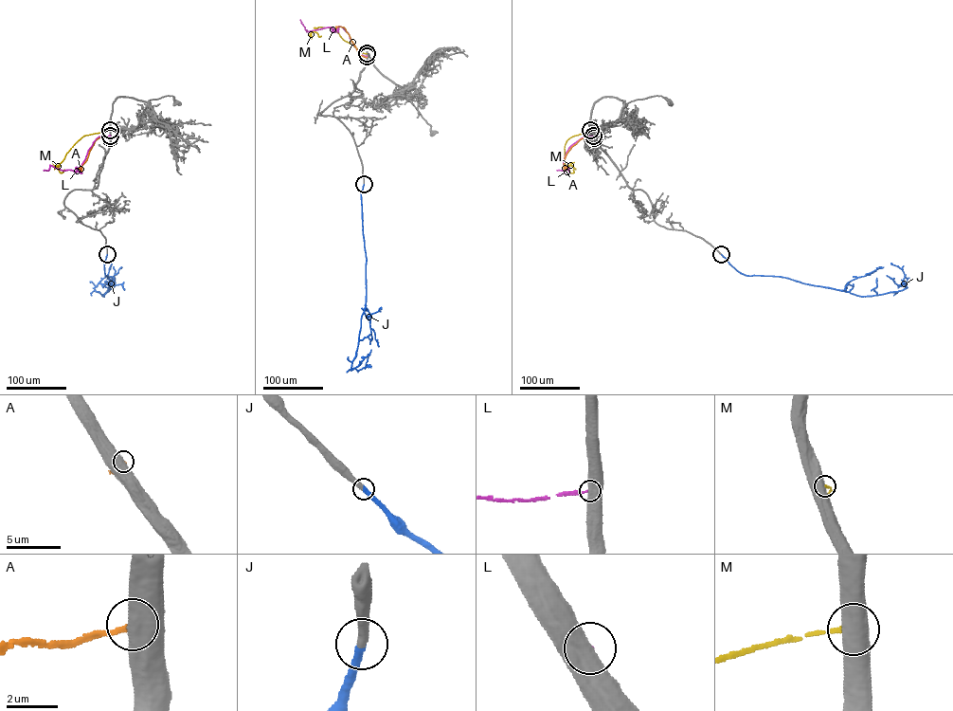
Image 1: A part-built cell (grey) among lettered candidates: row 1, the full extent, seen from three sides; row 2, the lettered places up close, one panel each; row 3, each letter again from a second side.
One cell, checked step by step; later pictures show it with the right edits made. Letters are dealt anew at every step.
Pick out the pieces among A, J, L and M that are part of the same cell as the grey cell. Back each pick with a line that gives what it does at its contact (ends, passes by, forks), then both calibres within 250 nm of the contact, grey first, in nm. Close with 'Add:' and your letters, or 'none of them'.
J: it ends | 360/360 nm
Add: J

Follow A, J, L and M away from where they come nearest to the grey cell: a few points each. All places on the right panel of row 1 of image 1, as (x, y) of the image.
A: (594, 137), (582, 138), (571, 147), (565, 158), (565, 169), (566, 166)
J: (721, 254), (746, 275), (784, 277), (862, 296), (907, 287), (902, 269), (890, 264)
L: (593, 136), (581, 138), (568, 148), (563, 163), (566, 173), (564, 170), (568, 165), (566, 171), (556, 170)
M: (590, 130), (573, 136), (565, 145), (564, 162), (569, 173), (574, 173), (573, 170)

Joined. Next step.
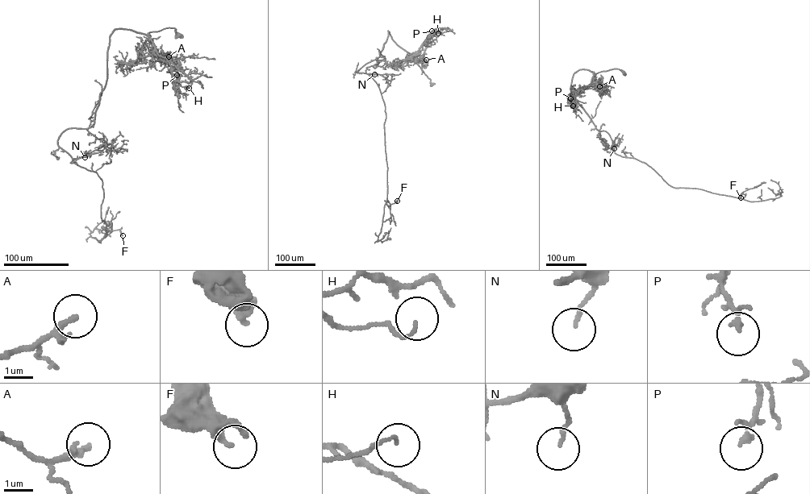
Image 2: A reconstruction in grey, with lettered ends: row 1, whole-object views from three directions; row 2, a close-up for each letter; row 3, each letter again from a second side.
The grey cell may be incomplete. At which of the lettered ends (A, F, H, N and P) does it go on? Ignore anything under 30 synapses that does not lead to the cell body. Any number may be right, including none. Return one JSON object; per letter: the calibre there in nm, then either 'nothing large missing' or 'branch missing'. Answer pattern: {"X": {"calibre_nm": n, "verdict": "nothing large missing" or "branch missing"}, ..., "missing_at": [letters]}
{"A": {"calibre_nm": 220, "verdict": "nothing large missing"}, "F": {"calibre_nm": 180, "verdict": "nothing large missing"}, "H": {"calibre_nm": 90, "verdict": "nothing large missing"}, "N": {"calibre_nm": 110, "verdict": "nothing large missing"}, "P": {"calibre_nm": 140, "verdict": "nothing large missing"}, "missing_at": []}

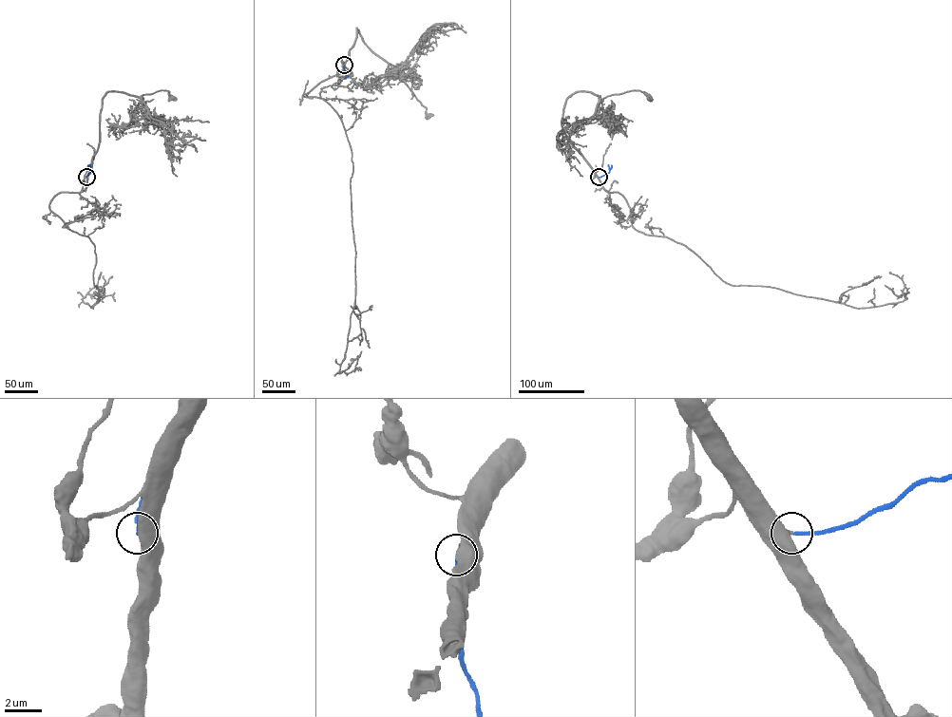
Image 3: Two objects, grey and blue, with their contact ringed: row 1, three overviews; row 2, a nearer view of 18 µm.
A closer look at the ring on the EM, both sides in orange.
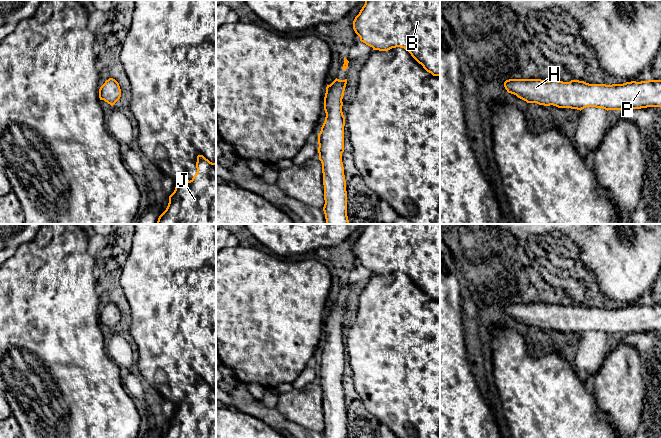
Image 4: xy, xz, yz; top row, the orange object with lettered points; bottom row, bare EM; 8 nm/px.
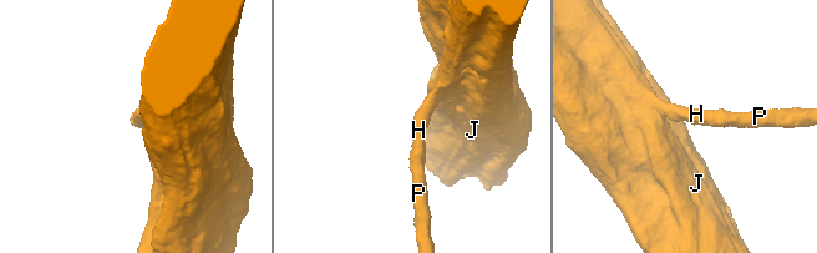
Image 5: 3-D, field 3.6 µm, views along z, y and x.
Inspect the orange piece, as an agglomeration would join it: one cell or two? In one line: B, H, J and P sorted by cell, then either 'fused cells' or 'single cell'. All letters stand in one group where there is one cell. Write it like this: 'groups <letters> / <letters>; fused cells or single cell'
groups B H J P; single cell

